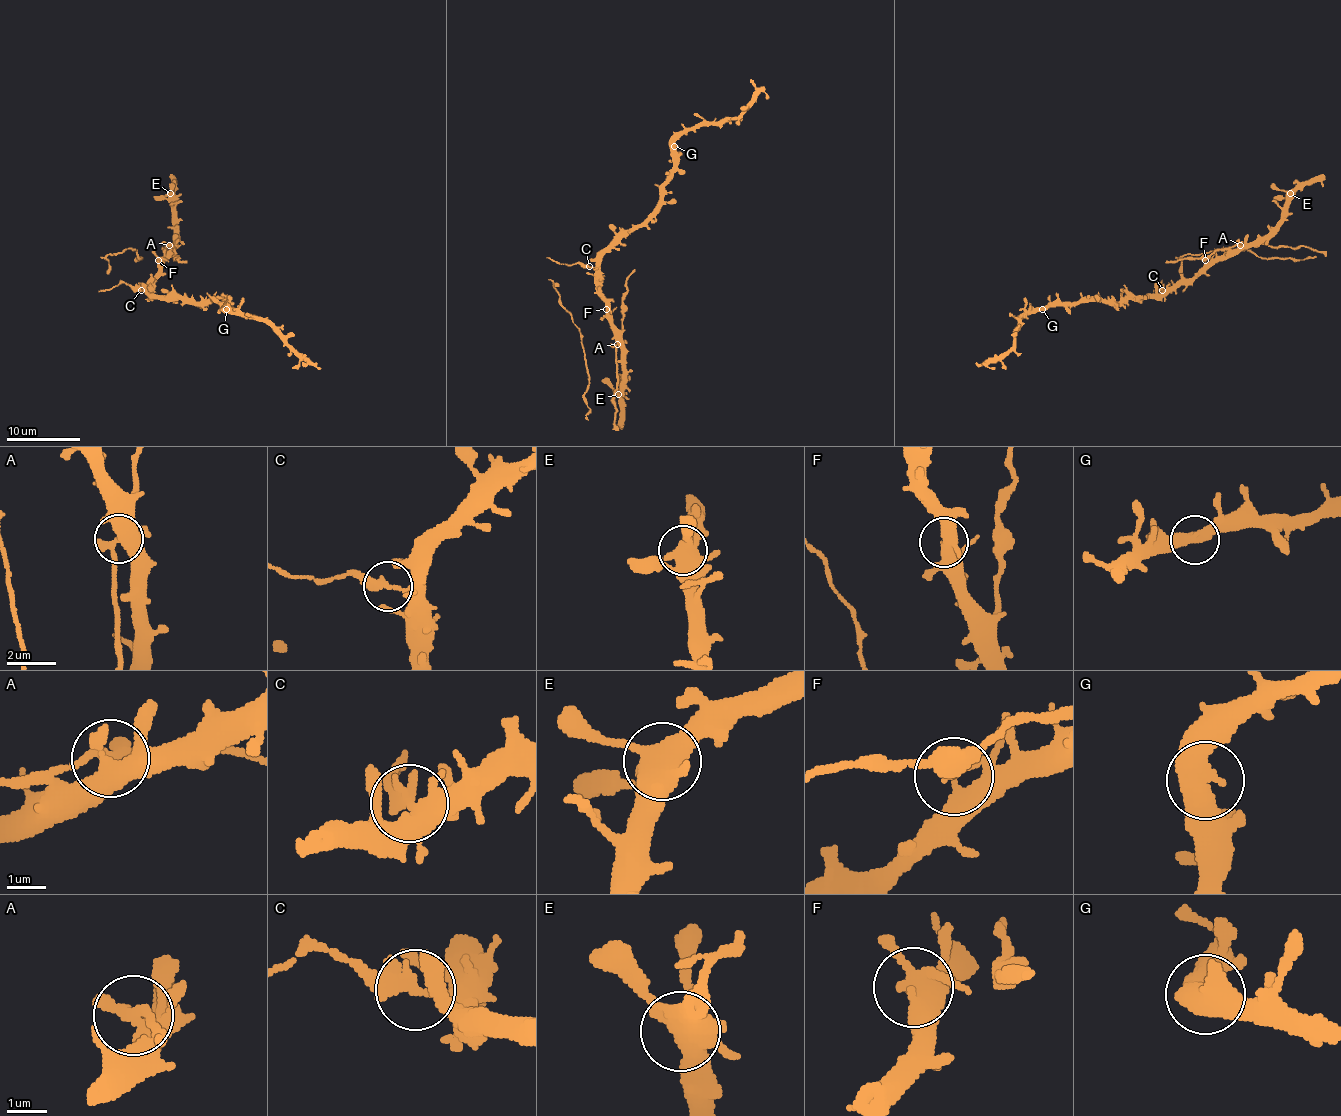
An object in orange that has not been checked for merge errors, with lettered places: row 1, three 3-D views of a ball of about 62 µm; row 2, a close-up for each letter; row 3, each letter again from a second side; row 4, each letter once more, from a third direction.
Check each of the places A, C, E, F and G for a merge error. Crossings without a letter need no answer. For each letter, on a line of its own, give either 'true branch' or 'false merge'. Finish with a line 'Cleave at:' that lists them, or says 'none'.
A: false merge
C: false merge
E: true branch
F: true branch
G: true branch
Cleave at: A, C

